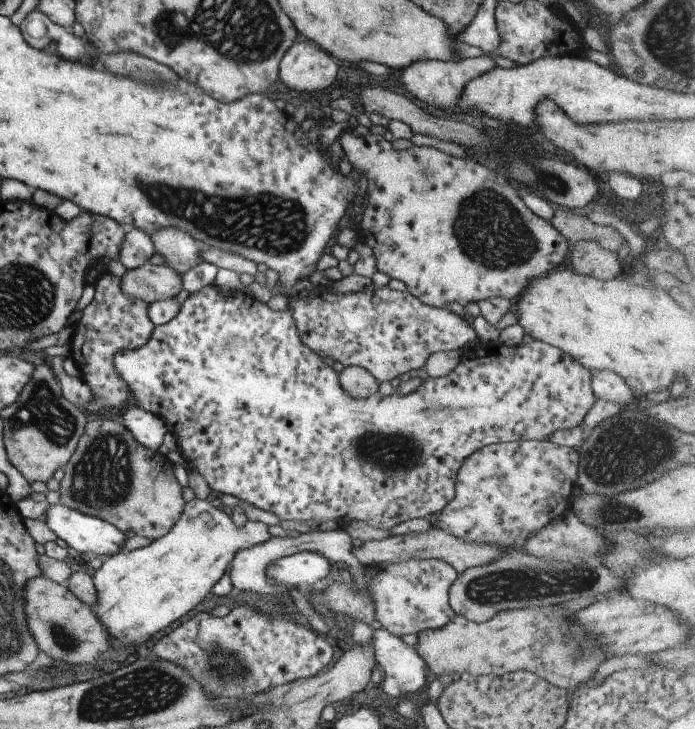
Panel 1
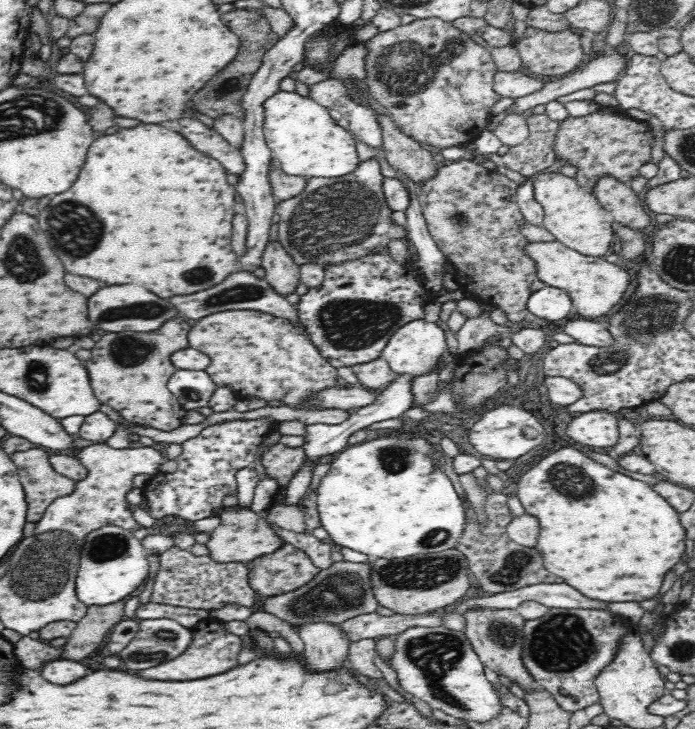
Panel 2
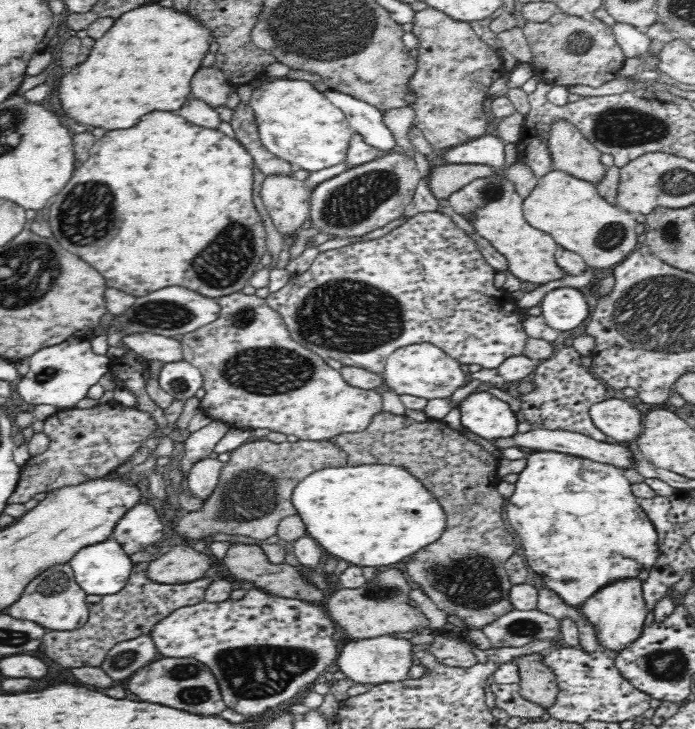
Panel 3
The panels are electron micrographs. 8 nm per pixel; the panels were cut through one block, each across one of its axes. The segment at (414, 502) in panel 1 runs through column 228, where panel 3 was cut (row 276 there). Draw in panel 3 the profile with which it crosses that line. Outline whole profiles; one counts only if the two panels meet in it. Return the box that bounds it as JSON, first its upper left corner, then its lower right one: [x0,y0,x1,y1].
[265,210,529,375]

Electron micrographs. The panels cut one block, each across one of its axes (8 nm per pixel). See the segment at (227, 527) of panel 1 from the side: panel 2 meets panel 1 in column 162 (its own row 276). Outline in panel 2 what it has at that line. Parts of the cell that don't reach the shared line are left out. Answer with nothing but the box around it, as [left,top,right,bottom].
[524,240,630,318]

